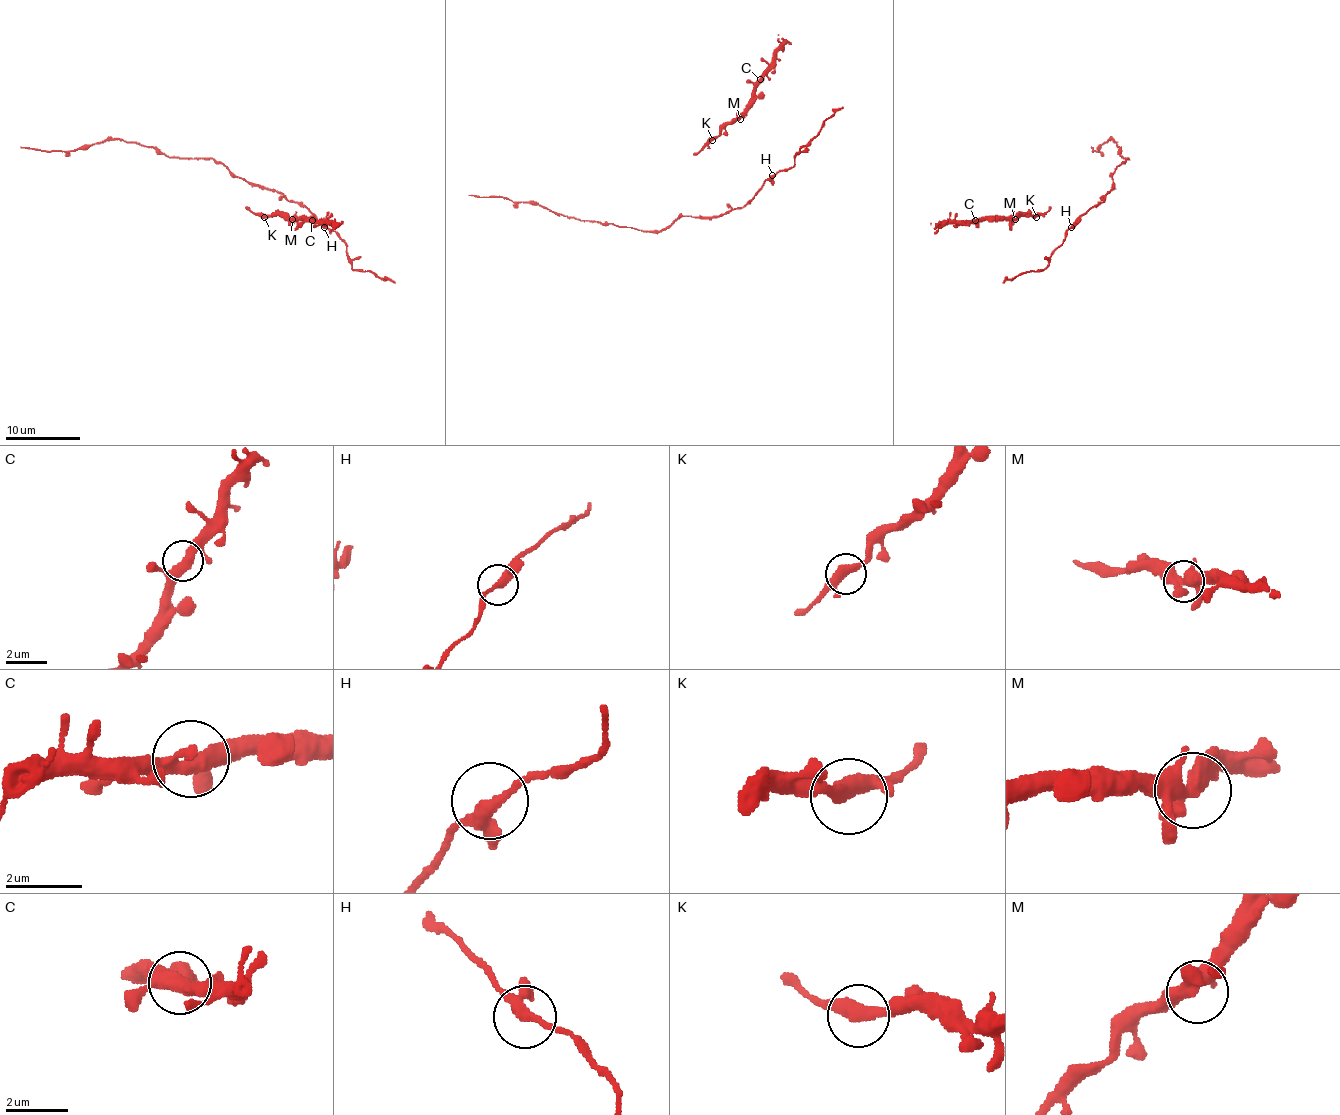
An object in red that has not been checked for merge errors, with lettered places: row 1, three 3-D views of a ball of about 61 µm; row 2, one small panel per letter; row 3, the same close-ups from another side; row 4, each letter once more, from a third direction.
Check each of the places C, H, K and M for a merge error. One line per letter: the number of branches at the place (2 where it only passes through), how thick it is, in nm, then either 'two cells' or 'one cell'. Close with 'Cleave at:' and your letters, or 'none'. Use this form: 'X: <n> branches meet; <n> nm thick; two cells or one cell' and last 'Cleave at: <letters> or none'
C: 4 branches meet; 360 nm thick; one cell
H: 3 branches meet; 260 nm thick; one cell
K: 3 branches meet; 340 nm thick; one cell
M: 4 branches meet; 400 nm thick; one cell
Cleave at: none

